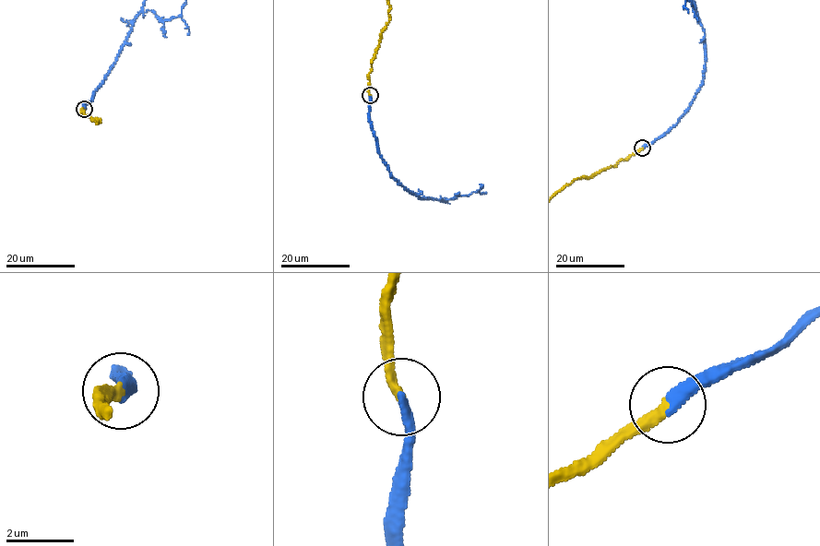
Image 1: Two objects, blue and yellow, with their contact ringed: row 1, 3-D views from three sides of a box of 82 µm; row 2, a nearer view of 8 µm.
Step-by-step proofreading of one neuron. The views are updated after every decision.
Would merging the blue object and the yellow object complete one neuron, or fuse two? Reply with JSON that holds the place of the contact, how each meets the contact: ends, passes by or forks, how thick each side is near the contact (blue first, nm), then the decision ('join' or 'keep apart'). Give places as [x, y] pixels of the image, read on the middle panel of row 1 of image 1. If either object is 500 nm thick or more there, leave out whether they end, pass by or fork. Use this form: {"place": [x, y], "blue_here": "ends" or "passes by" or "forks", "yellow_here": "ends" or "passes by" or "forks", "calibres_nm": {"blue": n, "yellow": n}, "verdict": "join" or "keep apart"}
{"place": [370, 95], "blue_here": "ends", "yellow_here": "ends", "calibres_nm": {"blue": 360, "yellow": 320}, "verdict": "join"}

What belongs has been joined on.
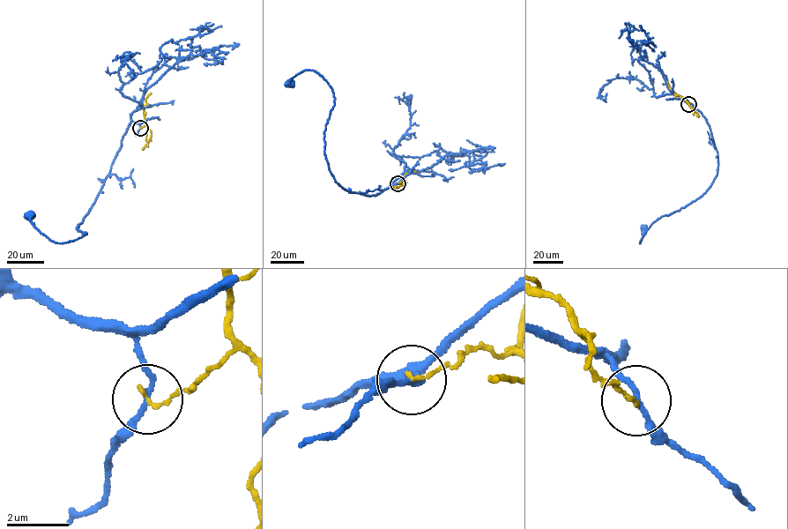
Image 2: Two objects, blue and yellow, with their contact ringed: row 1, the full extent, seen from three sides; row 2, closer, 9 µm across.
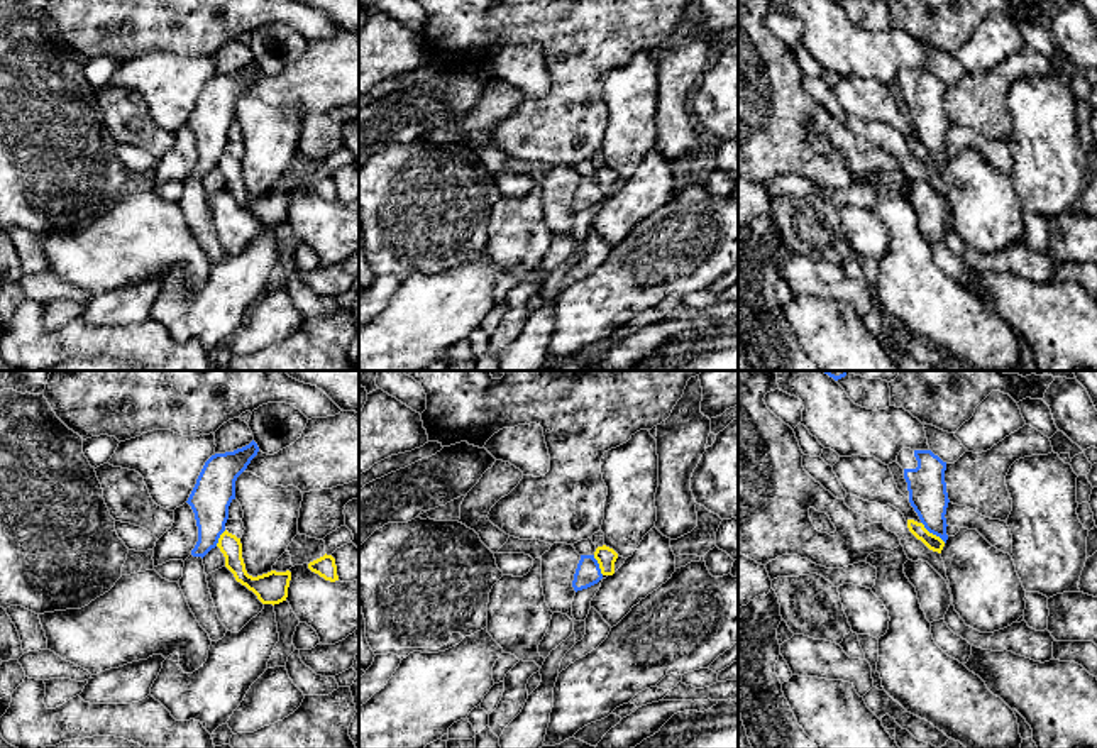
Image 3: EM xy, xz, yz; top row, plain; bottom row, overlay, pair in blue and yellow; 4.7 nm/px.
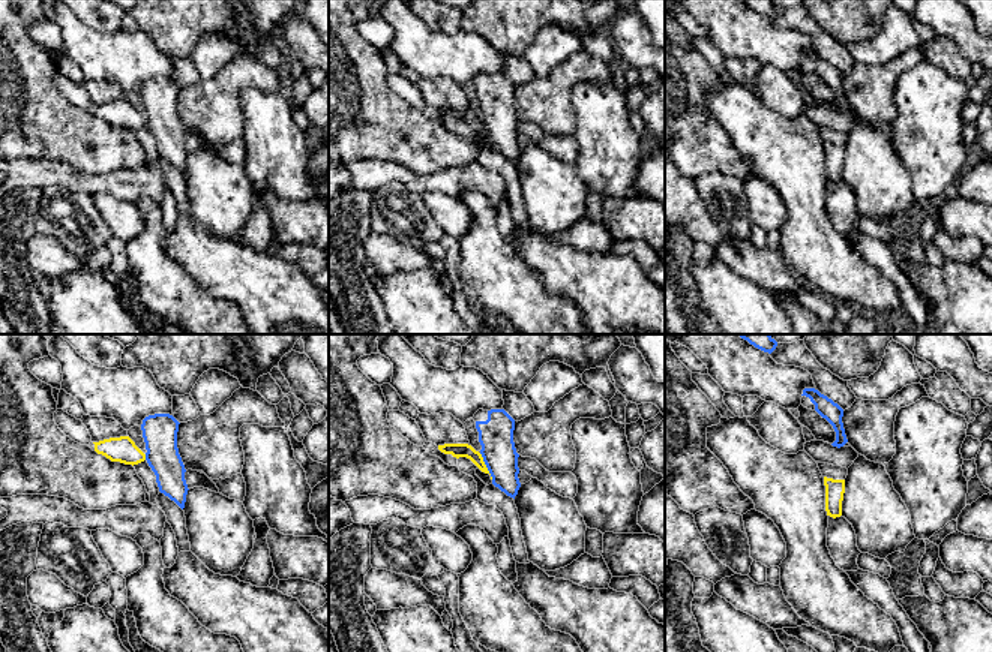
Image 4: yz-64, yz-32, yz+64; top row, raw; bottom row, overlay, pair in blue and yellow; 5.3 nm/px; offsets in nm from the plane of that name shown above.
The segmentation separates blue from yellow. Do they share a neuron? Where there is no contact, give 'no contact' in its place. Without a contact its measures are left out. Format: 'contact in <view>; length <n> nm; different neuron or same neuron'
contact in yz; length 160 nm; different neuron

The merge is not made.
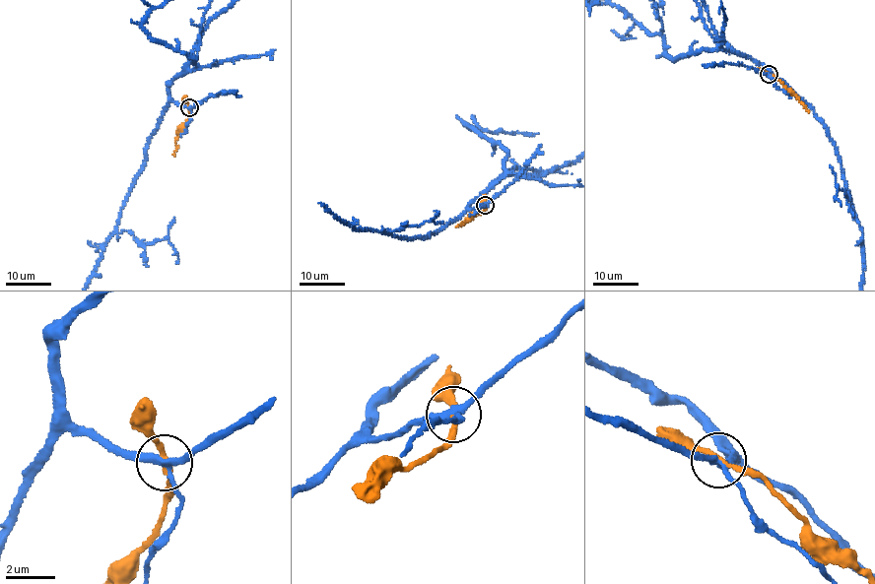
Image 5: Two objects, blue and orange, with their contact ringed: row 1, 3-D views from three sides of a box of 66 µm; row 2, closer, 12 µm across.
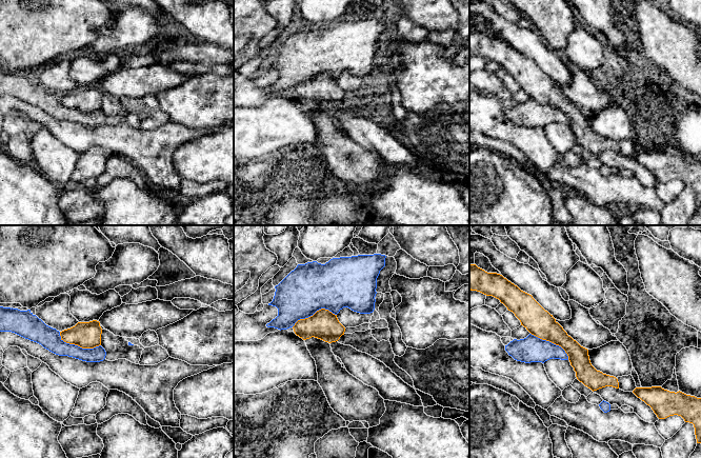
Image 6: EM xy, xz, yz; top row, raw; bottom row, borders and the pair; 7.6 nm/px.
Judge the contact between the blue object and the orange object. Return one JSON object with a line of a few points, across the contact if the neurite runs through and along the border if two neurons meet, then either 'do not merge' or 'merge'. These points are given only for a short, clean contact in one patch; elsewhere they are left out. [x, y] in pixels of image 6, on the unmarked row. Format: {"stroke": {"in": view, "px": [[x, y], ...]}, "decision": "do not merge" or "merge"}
{"decision": "do not merge"}

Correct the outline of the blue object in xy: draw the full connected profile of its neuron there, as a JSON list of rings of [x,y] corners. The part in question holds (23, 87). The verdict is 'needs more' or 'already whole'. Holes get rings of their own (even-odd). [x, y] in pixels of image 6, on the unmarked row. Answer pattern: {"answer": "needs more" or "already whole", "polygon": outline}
{"answer": "already whole", "polygon": [[[0,71],[0,96],[12,96],[25,103],[41,108],[44,113],[59,120],[68,120],[86,126],[100,126],[106,116],[99,109],[82,113],[61,103],[60,96],[46,89],[31,74]]]}

